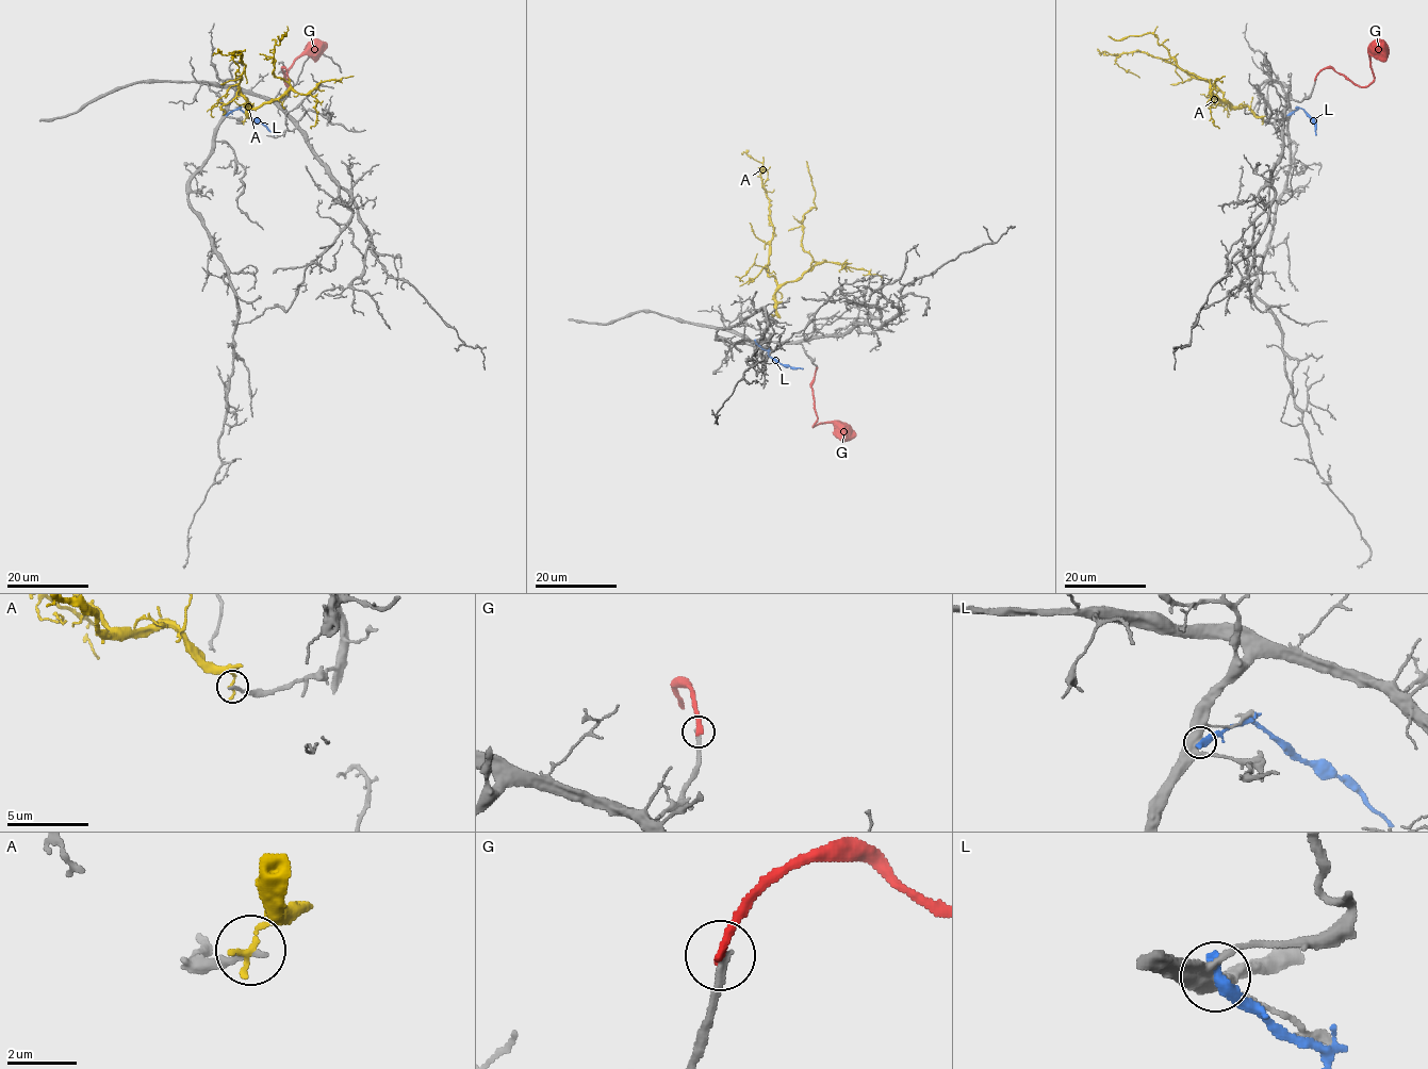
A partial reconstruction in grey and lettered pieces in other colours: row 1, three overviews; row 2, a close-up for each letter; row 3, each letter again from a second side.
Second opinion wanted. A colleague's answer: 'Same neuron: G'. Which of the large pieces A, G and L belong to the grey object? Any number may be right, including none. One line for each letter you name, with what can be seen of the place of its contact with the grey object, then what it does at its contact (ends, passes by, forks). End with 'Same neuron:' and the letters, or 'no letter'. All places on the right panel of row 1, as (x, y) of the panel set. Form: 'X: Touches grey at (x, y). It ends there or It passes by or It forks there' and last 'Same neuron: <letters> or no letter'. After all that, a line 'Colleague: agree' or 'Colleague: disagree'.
Same neuron: no letter
Colleague: disagree

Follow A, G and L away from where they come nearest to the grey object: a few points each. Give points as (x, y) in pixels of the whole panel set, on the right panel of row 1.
A: (1262, 120), (1247, 107), (1231, 108), (1208, 80), (1177, 64), (1152, 33), (1118, 40), (1108, 35)
G: (1315, 79), (1323, 69), (1332, 68), (1353, 83), (1366, 86), (1374, 73), (1369, 55), (1383, 45)
L: (1290, 114), (1301, 109), (1312, 118), (1316, 135)

